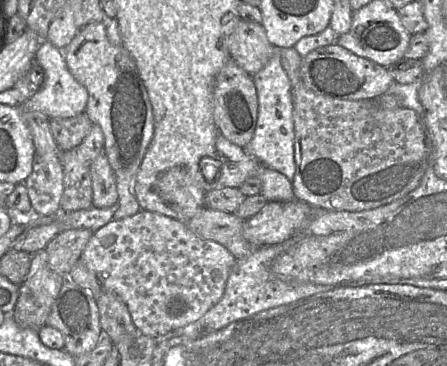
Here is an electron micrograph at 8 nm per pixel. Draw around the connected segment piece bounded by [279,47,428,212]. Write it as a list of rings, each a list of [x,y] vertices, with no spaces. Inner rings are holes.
[[[294,47],[279,50],[283,69],[292,87],[296,171],[291,183],[295,199],[327,211],[359,212],[391,203],[414,190],[428,164],[425,130],[419,115],[410,108],[381,109],[371,101],[316,94],[301,81],[299,68],[303,57]]]

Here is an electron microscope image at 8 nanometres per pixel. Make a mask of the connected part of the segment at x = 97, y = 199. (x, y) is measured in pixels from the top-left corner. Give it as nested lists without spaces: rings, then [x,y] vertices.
[[[104,153],[91,162],[90,174],[93,189],[92,207],[102,209],[117,204],[115,175]]]

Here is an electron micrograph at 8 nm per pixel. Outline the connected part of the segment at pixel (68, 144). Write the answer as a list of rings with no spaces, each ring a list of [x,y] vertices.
[[[85,112],[70,118],[50,119],[50,130],[60,152],[76,149],[90,132],[92,125]]]

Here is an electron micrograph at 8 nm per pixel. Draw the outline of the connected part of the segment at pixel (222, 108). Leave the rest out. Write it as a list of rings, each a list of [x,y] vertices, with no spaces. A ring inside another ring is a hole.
[[[229,59],[219,72],[213,92],[214,119],[220,135],[245,148],[254,136],[258,118],[258,97],[253,76]]]

